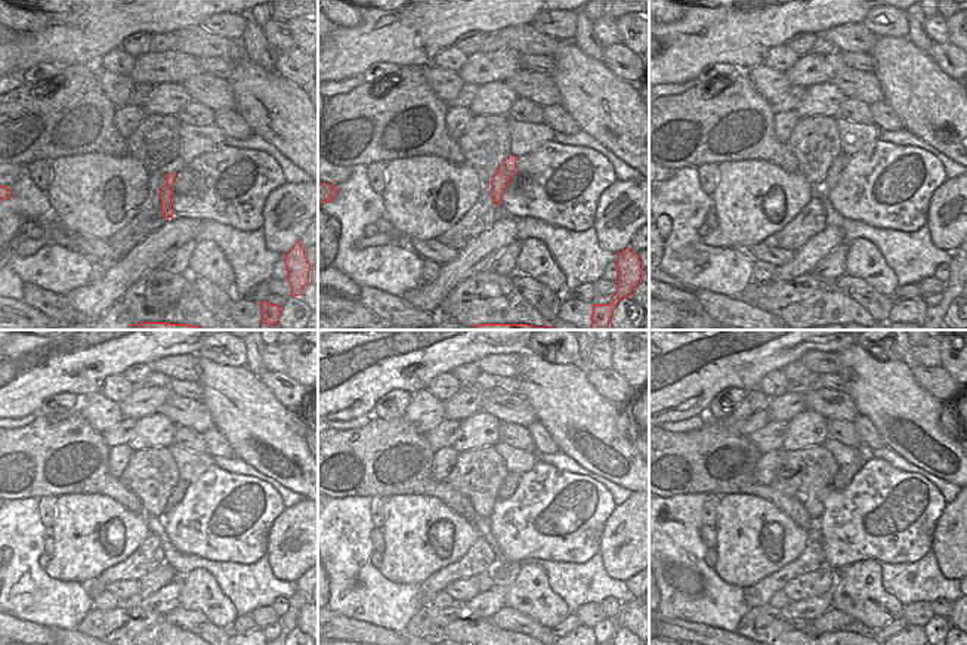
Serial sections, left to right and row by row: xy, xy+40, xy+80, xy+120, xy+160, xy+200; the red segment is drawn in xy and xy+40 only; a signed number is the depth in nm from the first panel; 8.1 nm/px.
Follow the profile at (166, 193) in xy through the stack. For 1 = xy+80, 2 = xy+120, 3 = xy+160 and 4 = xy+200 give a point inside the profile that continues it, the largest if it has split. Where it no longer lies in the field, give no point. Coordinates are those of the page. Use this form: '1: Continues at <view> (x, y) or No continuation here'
1: Continues at xy+80 (840, 161)
2: Continues at xy+120 (178, 493)
3: Continues at xy+160 (512, 481)
4: Continues at xy+200 (846, 472)

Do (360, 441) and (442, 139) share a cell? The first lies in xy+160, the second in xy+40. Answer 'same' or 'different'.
same

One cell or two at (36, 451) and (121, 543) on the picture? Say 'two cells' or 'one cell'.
two cells

